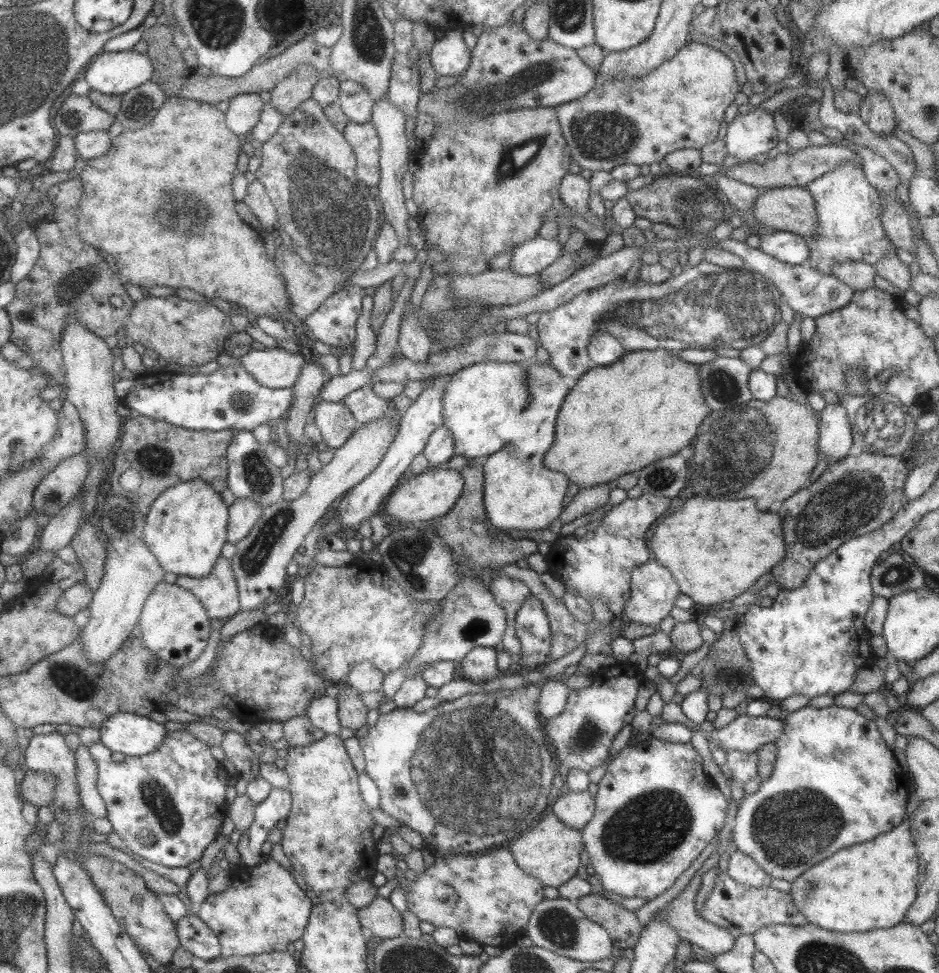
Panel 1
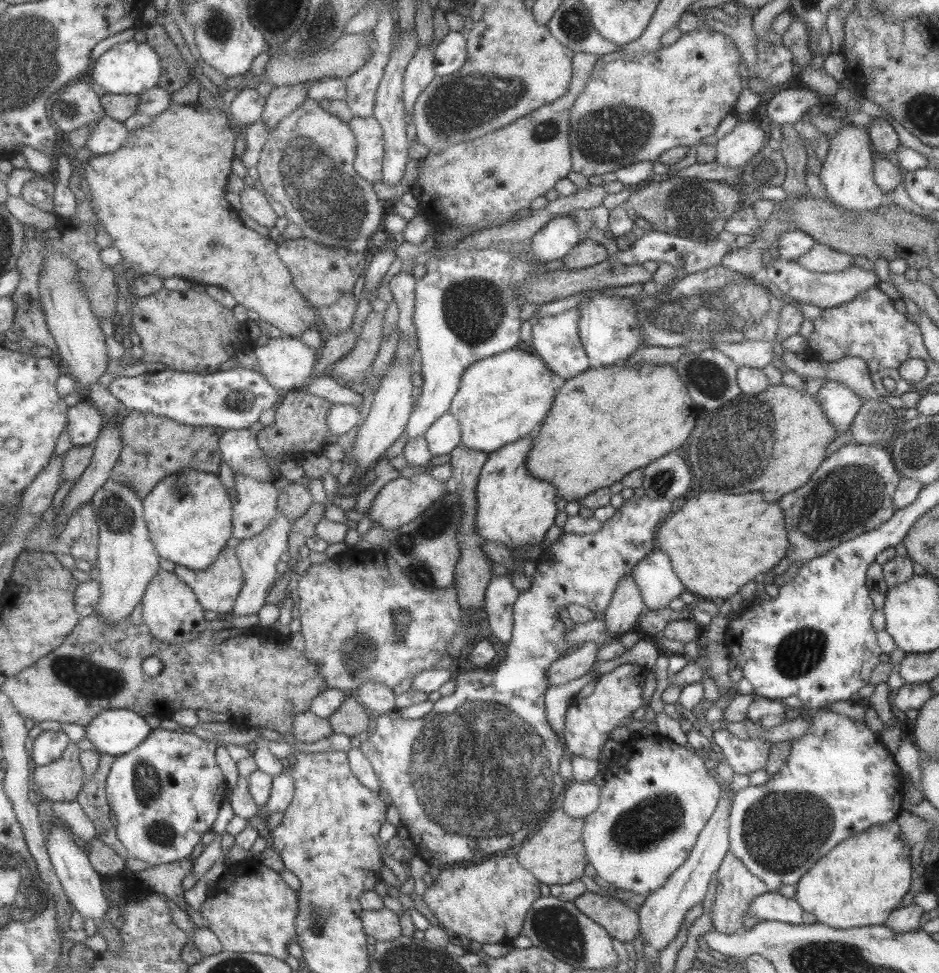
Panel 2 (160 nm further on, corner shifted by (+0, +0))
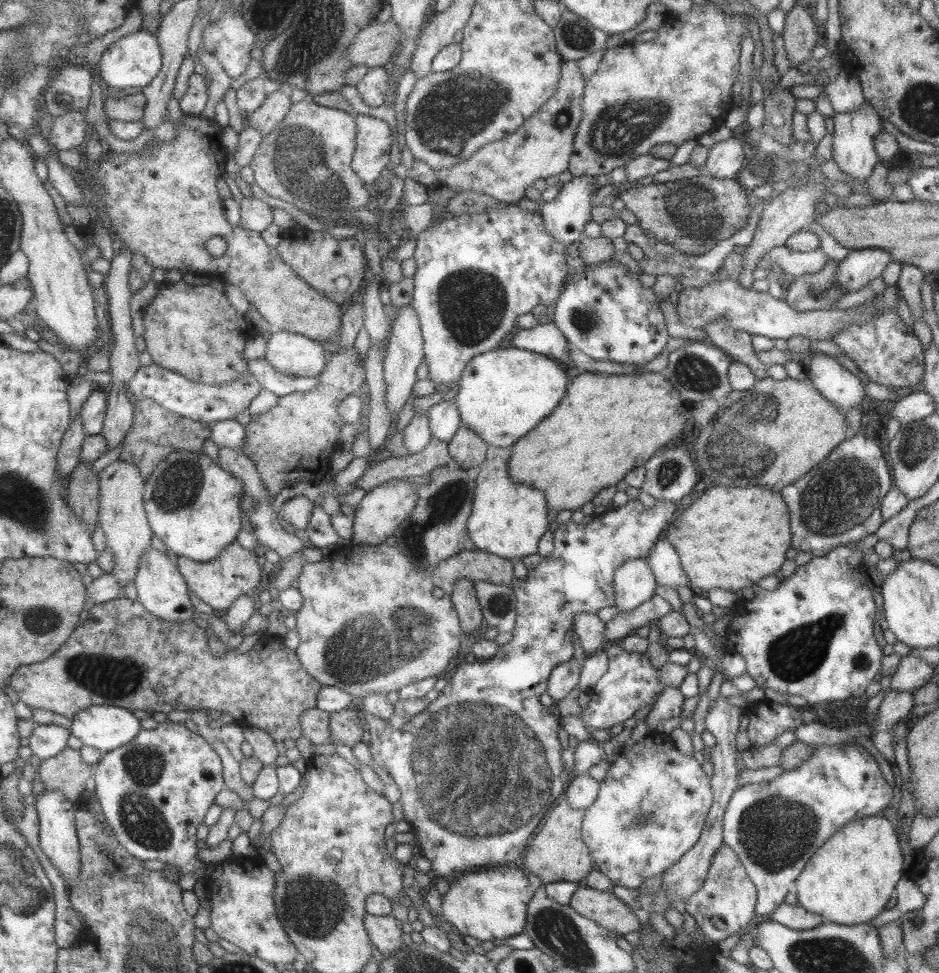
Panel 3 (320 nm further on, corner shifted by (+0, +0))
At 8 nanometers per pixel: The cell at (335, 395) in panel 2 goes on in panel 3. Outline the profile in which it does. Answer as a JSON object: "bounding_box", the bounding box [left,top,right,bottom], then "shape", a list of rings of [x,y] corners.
{"bounding_box":[248,358,318,398],"shape":[[[258,358],[248,360],[248,374],[259,382],[259,385],[273,393],[278,398],[293,392],[303,393],[312,390],[317,384],[318,378],[285,376],[282,372],[271,367],[268,360]]]}

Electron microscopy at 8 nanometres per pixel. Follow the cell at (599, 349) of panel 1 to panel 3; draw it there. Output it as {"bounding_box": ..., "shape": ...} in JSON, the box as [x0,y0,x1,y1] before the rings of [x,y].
{"bounding_box":[549,258,669,364],"shape":[[[614,258],[612,263],[593,263],[579,267],[578,271],[566,280],[557,300],[550,306],[549,316],[554,325],[559,329],[559,332],[563,333],[563,336],[571,347],[579,349],[581,352],[584,352],[585,355],[595,360],[608,360],[617,364],[644,364],[644,362],[646,363],[649,362],[649,360],[653,360],[653,358],[665,348],[667,338],[669,338],[665,330],[663,315],[661,315],[661,310],[659,309],[658,299],[652,291],[652,287],[643,286],[637,274],[628,271],[625,266]]]}

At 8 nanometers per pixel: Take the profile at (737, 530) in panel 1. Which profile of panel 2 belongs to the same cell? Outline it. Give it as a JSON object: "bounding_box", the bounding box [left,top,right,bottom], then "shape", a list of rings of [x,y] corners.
{"bounding_box":[656,492,787,600],"shape":[[[701,492],[656,528],[657,549],[669,557],[687,591],[701,600],[729,598],[759,572],[771,570],[787,552],[785,518],[777,502],[763,502],[759,492],[739,496]]]}

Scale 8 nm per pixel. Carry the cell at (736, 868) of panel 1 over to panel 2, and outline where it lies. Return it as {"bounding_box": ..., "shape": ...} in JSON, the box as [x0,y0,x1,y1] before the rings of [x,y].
{"bounding_box":[708,851,767,935],"shape":[[[729,851],[721,861],[715,876],[717,877],[717,888],[715,888],[715,896],[713,896],[713,906],[711,906],[708,914],[711,925],[713,925],[713,931],[723,935],[736,933],[738,930],[742,930],[743,916],[747,912],[747,905],[751,903],[751,899],[767,893],[767,887],[763,885],[759,878],[749,873],[743,867],[743,862],[735,858]]]}

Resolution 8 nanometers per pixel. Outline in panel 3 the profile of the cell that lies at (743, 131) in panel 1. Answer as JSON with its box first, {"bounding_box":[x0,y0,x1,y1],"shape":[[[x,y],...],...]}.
{"bounding_box":[702,136,748,179],"shape":[[[732,136],[708,148],[702,170],[705,175],[715,179],[734,179],[745,165],[748,156],[745,143]]]}

